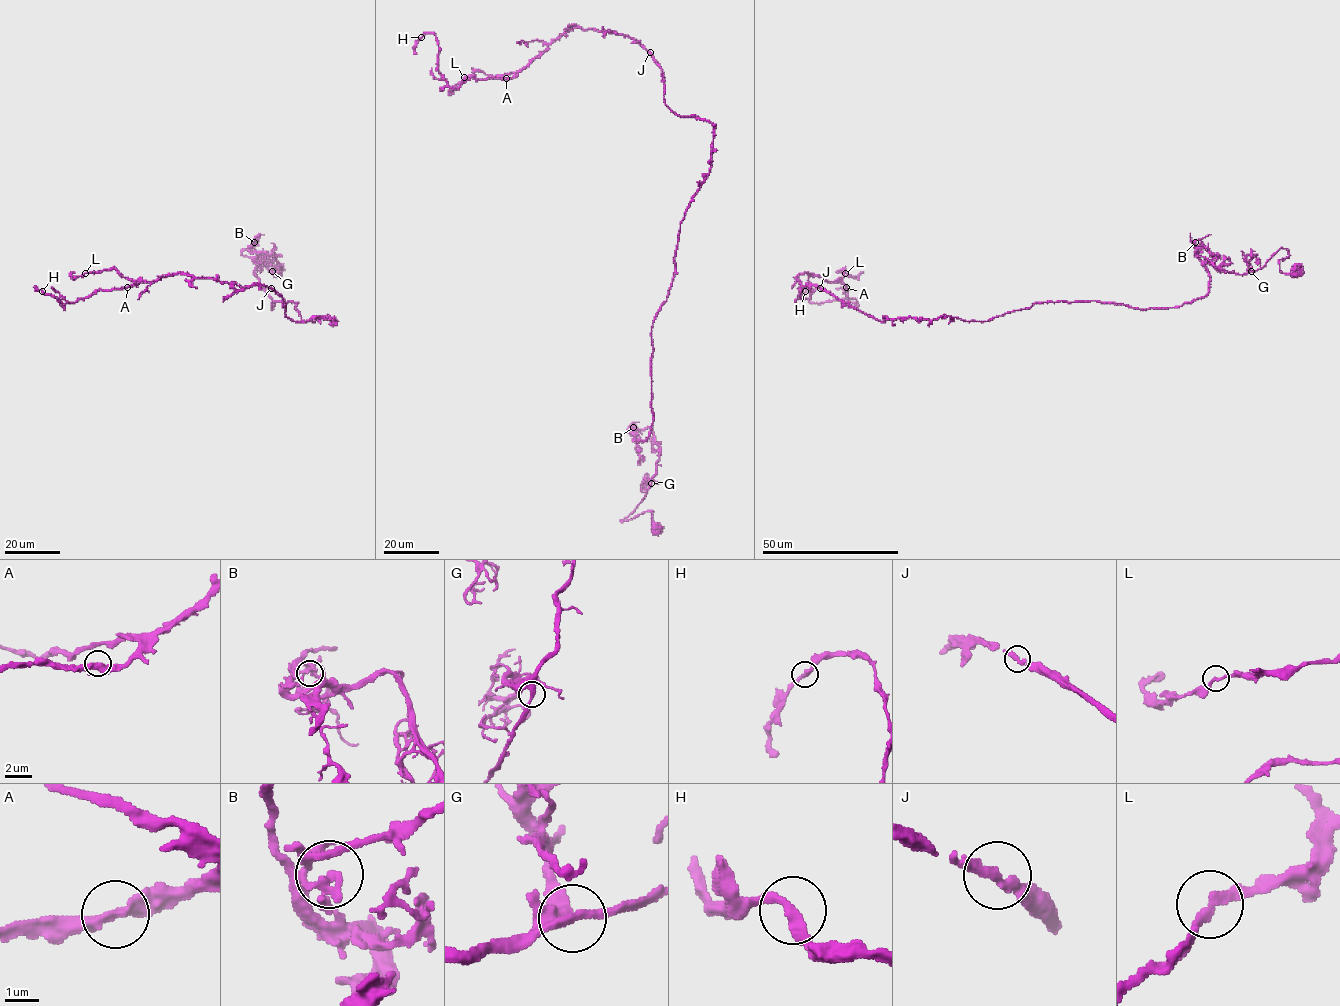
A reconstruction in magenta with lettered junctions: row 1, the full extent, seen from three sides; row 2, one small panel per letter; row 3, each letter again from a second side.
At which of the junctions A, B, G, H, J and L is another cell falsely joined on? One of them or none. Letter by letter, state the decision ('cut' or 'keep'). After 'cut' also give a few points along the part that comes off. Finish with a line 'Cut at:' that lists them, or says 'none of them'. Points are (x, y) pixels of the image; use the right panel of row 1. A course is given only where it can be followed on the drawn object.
A: keep
B: keep
G: keep
H: keep
J: keep
L: keep
Cut at: none of them

